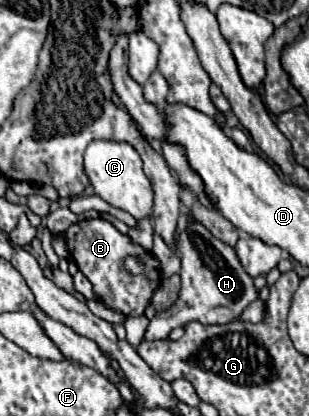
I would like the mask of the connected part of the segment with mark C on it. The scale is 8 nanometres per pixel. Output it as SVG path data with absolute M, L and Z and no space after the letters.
M93 140L85 150L85 172L95 188L95 194L113 208L129 212L135 220L153 214L153 188L143 172L143 162L137 150L125 142Z

